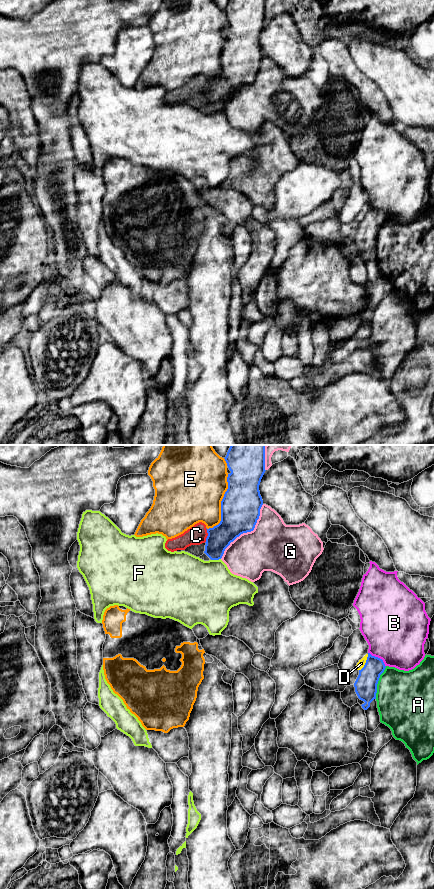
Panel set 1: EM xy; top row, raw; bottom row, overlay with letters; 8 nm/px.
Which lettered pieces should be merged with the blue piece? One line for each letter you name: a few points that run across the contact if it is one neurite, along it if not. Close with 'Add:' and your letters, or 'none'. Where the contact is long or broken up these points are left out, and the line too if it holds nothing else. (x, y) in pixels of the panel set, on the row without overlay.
C: line xy (235, 72), (220, 87), (208, 87), (196, 87)
Add: C

